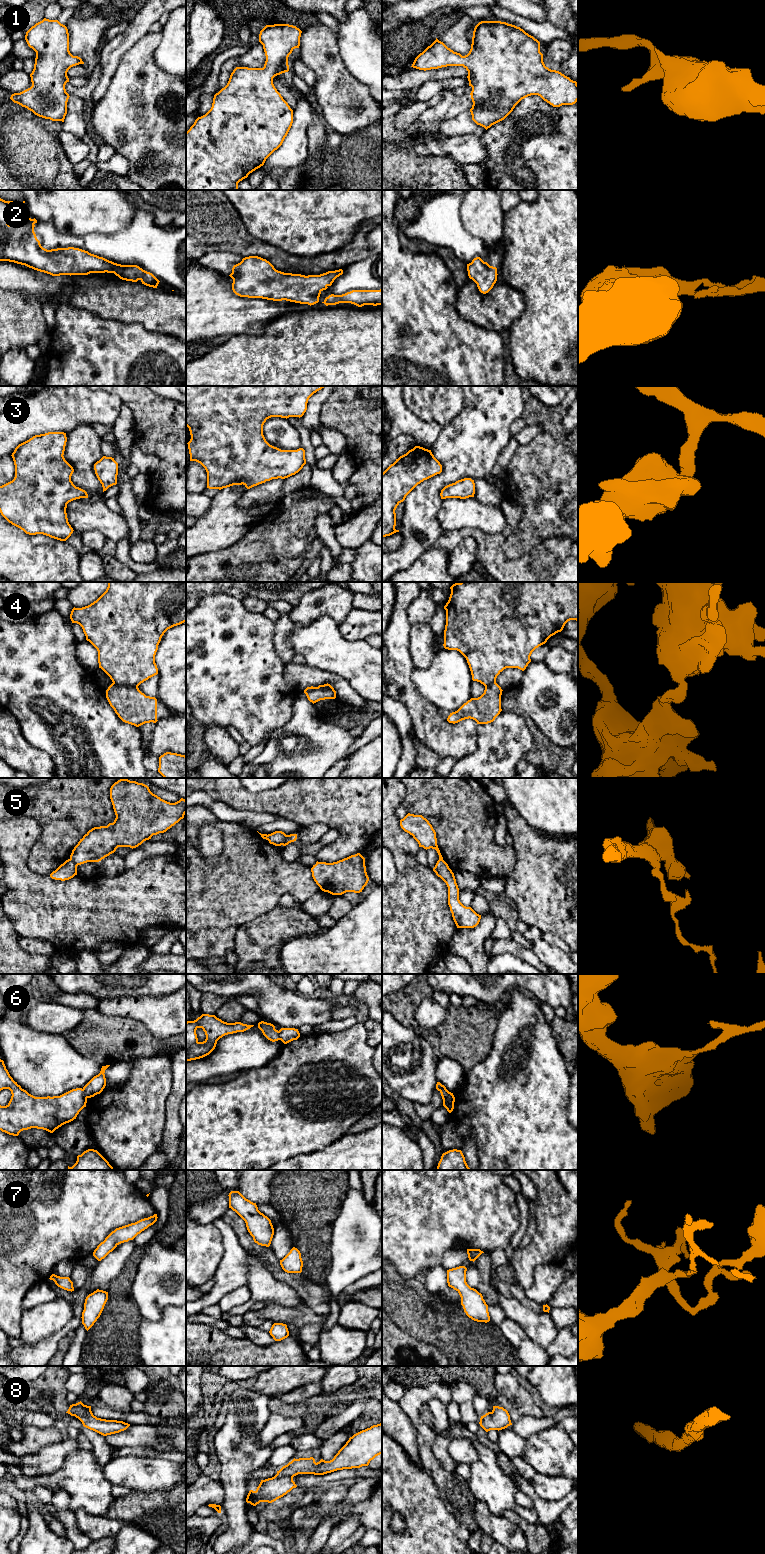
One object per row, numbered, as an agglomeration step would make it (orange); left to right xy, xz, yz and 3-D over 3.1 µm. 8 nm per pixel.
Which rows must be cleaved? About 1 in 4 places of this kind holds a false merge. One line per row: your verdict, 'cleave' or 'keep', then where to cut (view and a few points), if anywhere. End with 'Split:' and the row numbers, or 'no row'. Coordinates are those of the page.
1: keep | no cut
2: keep | no cut
3: keep | no cut
4: cleave | xy (113, 682), (119, 685), (137, 686)
5: cleave | xy (69, 859), (77, 865)
6: cleave | xy (82, 1089), (87, 1097)
7: keep | no cut
8: keep | no cut
Split: 4, 5, 6

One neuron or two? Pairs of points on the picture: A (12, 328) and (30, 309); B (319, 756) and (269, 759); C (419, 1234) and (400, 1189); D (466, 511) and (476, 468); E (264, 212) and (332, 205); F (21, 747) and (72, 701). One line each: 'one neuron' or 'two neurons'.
A: one neuron
B: one neuron
C: one neuron
D: two neurons
E: one neuron
F: two neurons

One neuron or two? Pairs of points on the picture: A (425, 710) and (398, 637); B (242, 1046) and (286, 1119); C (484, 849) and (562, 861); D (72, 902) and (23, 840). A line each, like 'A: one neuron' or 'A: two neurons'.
A: one neuron
B: two neurons
C: two neurons
D: one neuron

